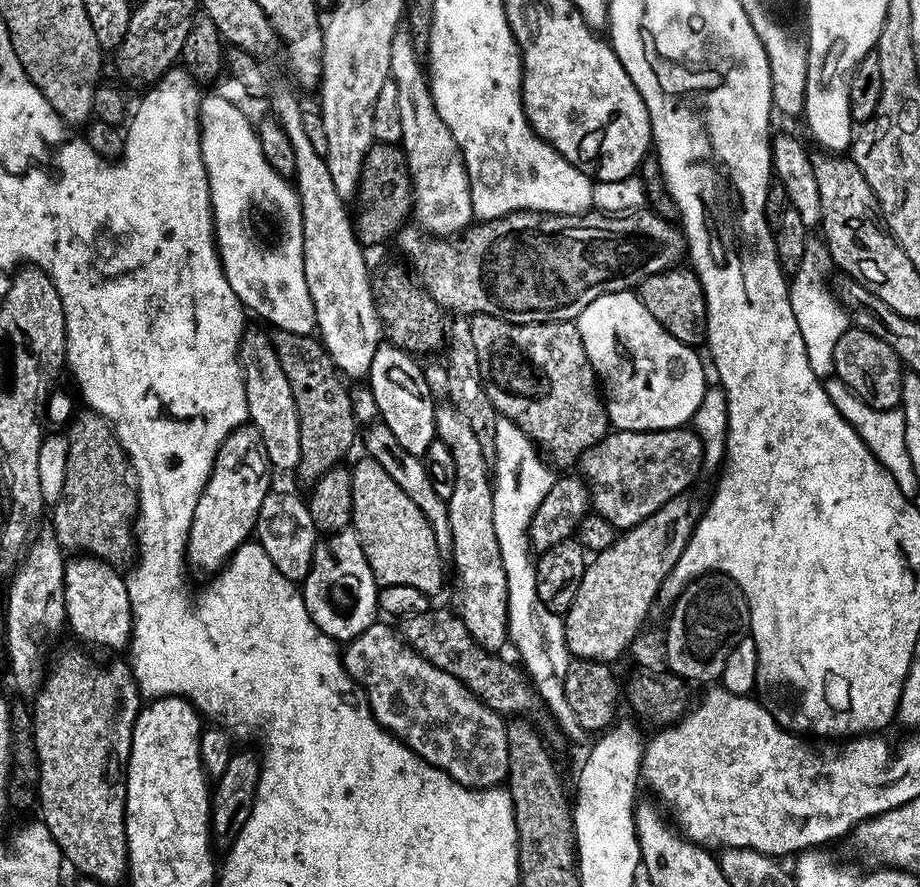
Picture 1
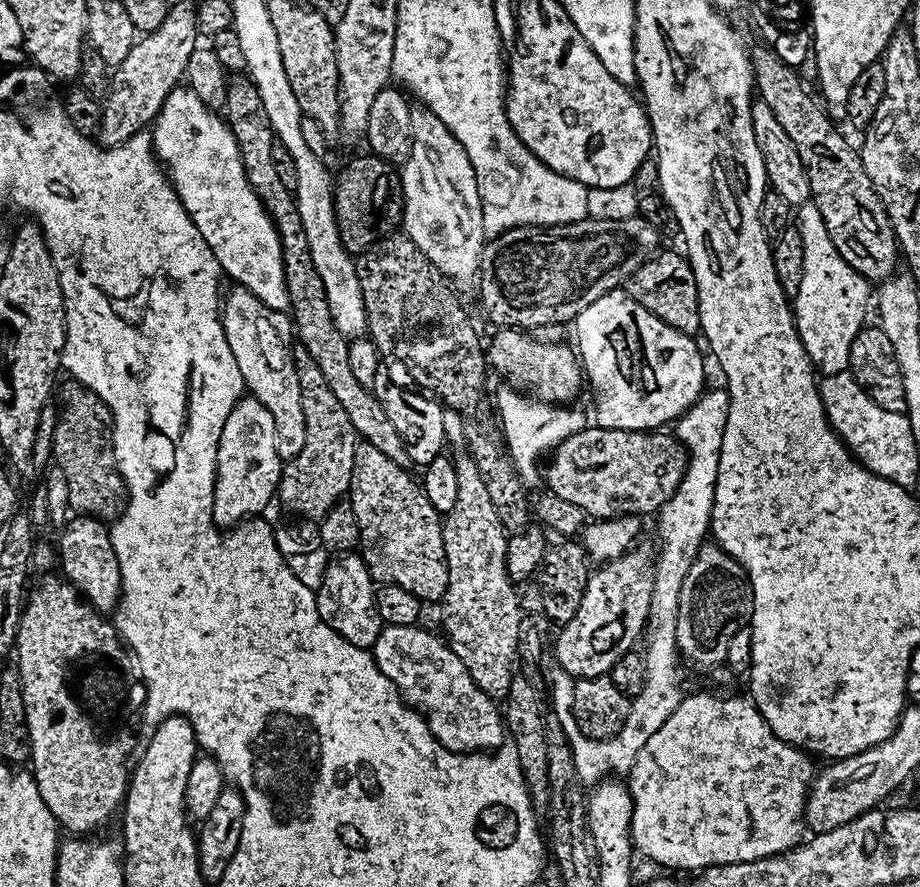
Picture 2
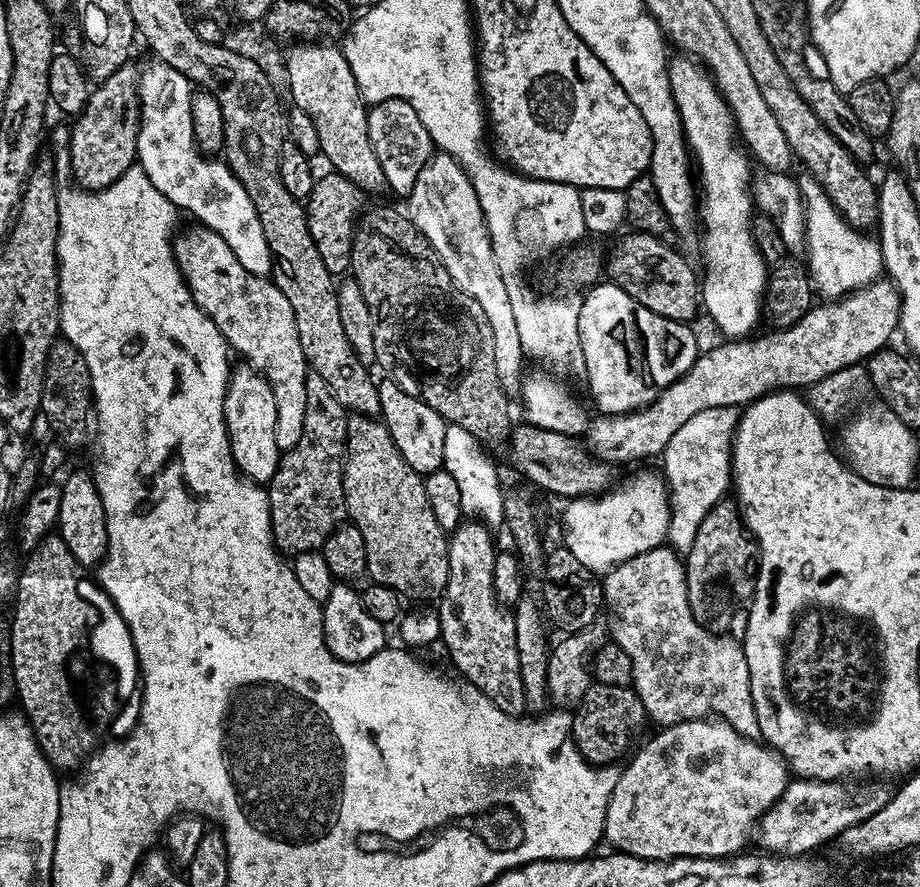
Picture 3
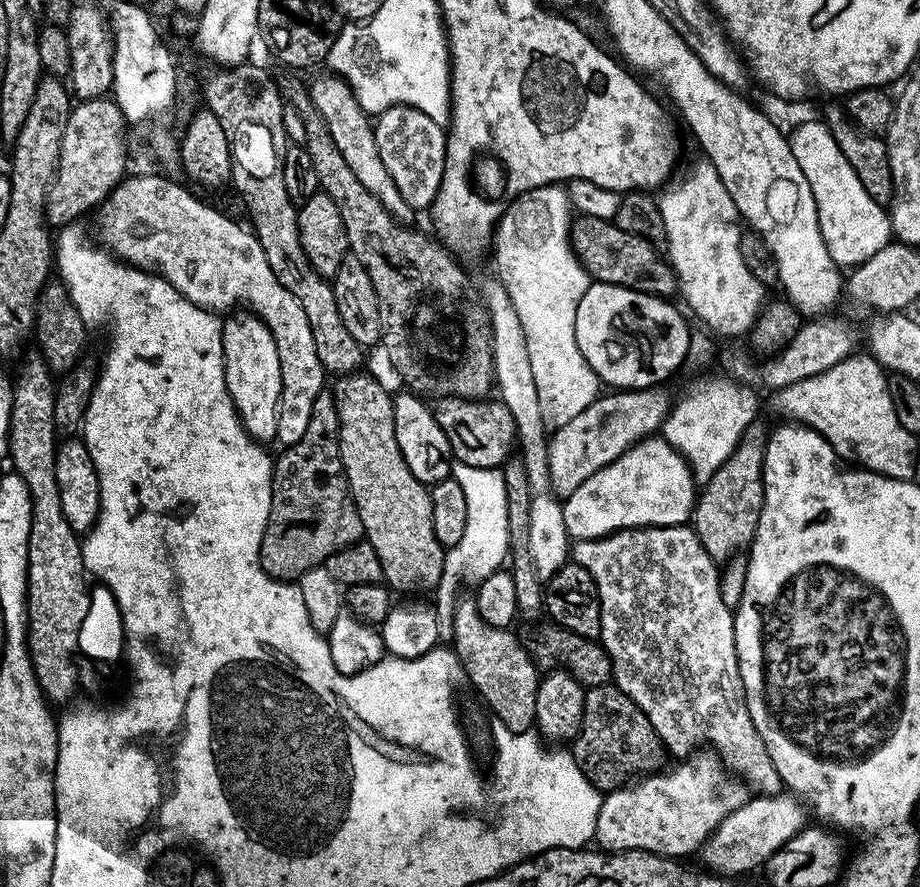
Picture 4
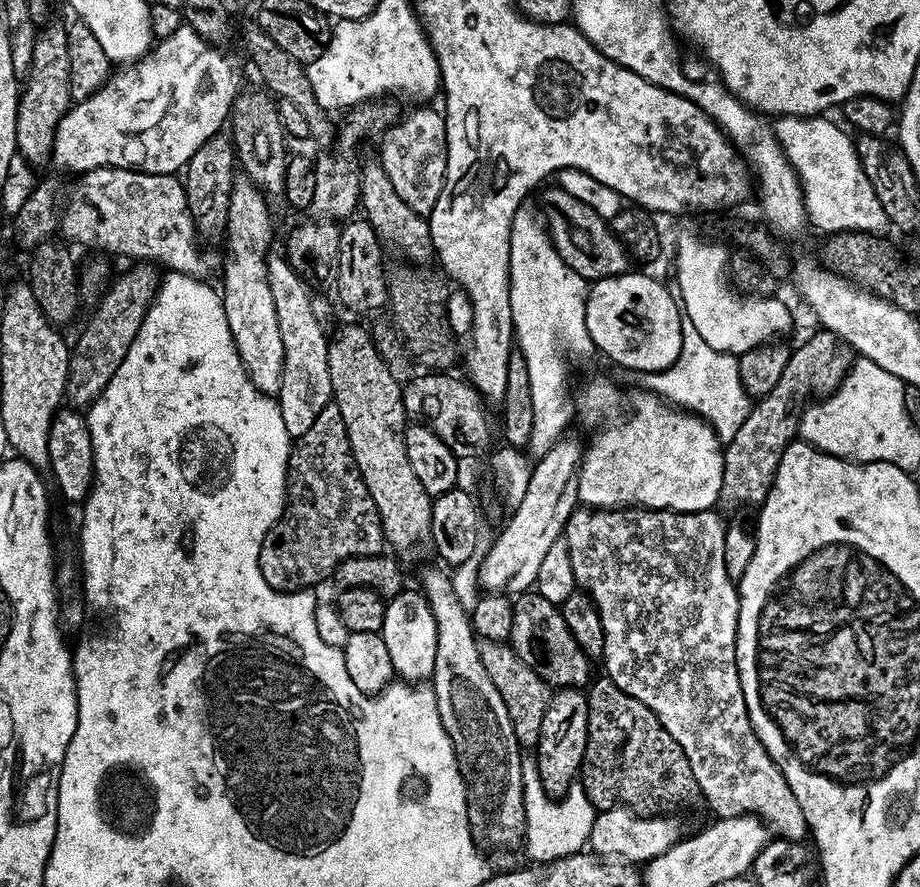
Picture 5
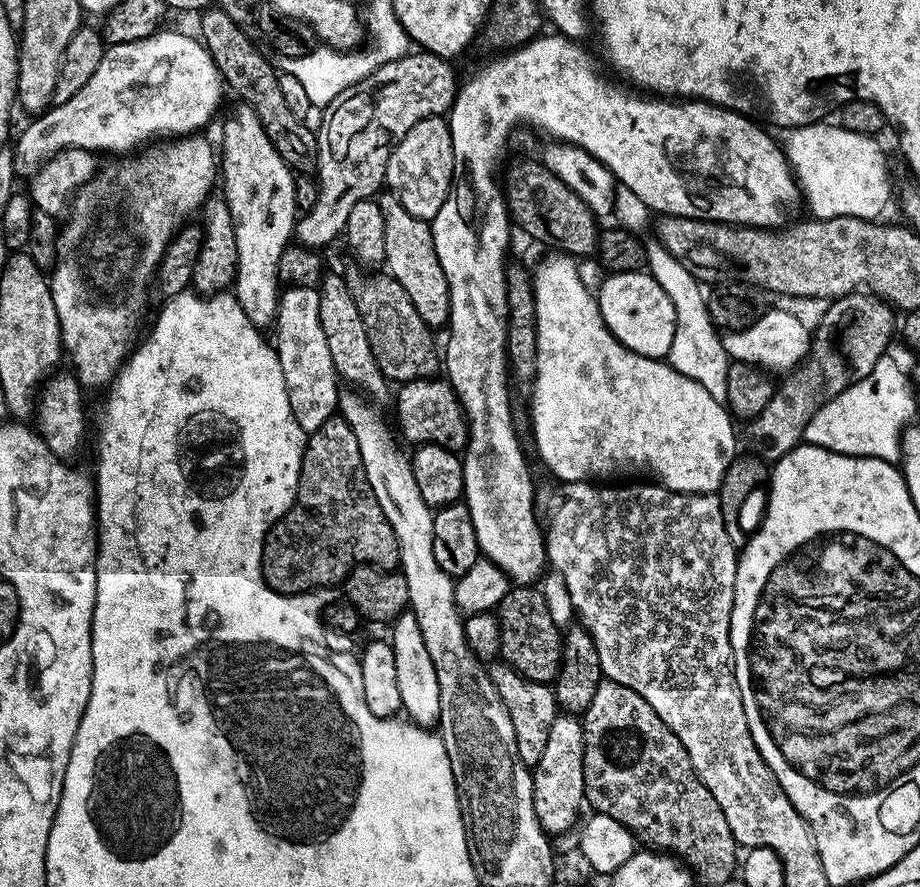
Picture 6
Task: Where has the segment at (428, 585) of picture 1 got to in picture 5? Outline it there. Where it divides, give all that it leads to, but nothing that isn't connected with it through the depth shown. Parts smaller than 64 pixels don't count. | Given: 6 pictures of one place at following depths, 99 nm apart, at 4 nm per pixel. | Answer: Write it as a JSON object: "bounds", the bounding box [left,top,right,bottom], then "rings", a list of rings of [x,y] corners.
{"bounds":[328,324,433,554],"rings":[[[344,324],[336,333],[331,333],[328,341],[328,365],[330,366],[332,399],[338,406],[338,410],[342,410],[342,422],[346,422],[352,457],[362,482],[366,482],[366,490],[370,498],[374,498],[374,506],[382,522],[387,547],[393,553],[401,554],[400,552],[414,551],[419,544],[427,545],[432,539],[430,514],[433,497],[426,494],[422,482],[418,482],[418,477],[410,467],[410,458],[406,458],[406,442],[404,441],[406,413],[401,381],[396,381],[391,366],[384,361],[383,354],[376,349],[371,334],[360,324]]]}

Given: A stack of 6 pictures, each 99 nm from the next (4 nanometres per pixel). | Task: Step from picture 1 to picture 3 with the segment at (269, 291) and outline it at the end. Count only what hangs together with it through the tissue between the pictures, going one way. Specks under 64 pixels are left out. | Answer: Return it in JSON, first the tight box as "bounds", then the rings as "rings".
{"bounds":[136,63,274,276],"rings":[[[153,63],[149,72],[139,73],[140,93],[140,129],[137,130],[136,160],[138,166],[162,190],[162,194],[177,209],[189,212],[193,221],[199,222],[203,227],[214,230],[234,250],[234,258],[250,270],[255,276],[268,276],[274,265],[270,246],[266,246],[266,234],[262,234],[262,222],[258,222],[258,214],[254,202],[250,202],[250,194],[238,182],[238,178],[228,169],[227,163],[220,158],[209,158],[201,152],[194,138],[194,126],[190,122],[190,102],[194,91],[193,85],[178,70],[174,70],[169,64]]]}

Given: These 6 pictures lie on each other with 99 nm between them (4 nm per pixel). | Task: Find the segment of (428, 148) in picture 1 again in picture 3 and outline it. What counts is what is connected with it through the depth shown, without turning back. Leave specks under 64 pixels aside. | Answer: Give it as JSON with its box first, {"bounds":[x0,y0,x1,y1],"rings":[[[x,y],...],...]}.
{"bounds":[406,151,526,396],"rings":[[[437,151],[426,162],[426,166],[422,166],[422,174],[418,174],[414,188],[406,198],[406,204],[408,219],[438,254],[456,288],[474,298],[478,306],[482,307],[494,338],[494,364],[500,385],[509,396],[519,395],[524,376],[522,362],[526,360],[526,353],[521,346],[518,324],[514,319],[505,280],[494,262],[481,203],[478,202],[473,184],[464,173],[464,167],[454,157]]]}

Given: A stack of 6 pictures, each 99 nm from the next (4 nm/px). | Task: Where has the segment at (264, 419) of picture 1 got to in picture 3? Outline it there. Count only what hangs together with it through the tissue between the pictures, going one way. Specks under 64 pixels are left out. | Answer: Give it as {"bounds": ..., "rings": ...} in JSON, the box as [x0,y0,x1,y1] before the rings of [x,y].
{"bounds":[172,226,310,453],"rings":[[[203,226],[192,227],[196,228],[188,228],[184,233],[181,231],[175,237],[172,246],[172,254],[176,257],[176,265],[180,268],[180,273],[184,276],[184,283],[188,286],[188,293],[191,294],[194,303],[212,319],[214,326],[218,326],[224,343],[228,345],[229,349],[235,355],[237,352],[240,358],[243,358],[255,372],[259,372],[260,375],[268,380],[270,390],[274,390],[274,406],[276,407],[274,442],[278,442],[281,453],[289,452],[294,446],[298,446],[298,438],[302,438],[302,426],[306,423],[306,378],[310,371],[308,359],[302,354],[302,342],[298,342],[298,326],[294,322],[294,309],[290,307],[290,301],[286,299],[286,294],[282,294],[282,290],[278,290],[278,286],[272,283],[268,276],[255,276],[254,274],[250,274],[250,270],[246,270],[246,266],[242,266],[242,262],[238,262],[238,258],[234,258],[234,250],[230,250],[230,246],[226,246],[226,242],[222,242],[222,238],[218,233]]]}

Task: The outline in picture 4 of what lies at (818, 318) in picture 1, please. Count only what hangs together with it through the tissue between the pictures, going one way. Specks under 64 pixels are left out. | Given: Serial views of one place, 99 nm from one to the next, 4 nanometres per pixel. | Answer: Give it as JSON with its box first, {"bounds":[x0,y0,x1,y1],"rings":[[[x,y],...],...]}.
{"bounds":[790,119,893,266],"rings":[[[819,119],[808,120],[790,132],[790,141],[795,161],[802,168],[806,182],[810,182],[810,190],[814,190],[818,226],[832,261],[838,266],[857,266],[887,246],[893,239],[887,211],[866,194],[866,186],[858,182],[858,174],[846,162],[846,154],[838,150],[838,142],[834,142],[834,134],[830,134],[826,125]]]}

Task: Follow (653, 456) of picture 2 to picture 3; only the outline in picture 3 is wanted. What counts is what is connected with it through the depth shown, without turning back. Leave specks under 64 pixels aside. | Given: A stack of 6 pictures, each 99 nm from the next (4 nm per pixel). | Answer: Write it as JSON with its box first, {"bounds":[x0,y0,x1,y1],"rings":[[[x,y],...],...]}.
{"bounds":[506,422,613,496],"rings":[[[527,422],[517,423],[512,429],[506,452],[512,455],[513,466],[530,483],[537,484],[542,491],[553,492],[556,496],[599,496],[601,492],[608,491],[613,483],[613,469],[605,461],[592,455],[577,437],[567,436],[564,432],[536,428]]]}

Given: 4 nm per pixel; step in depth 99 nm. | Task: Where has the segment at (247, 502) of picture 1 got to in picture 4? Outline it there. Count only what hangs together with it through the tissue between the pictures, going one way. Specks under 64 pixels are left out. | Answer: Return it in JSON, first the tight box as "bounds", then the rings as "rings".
{"bounds":[220,310,282,442],"rings":[[[240,310],[223,321],[220,345],[224,351],[224,381],[232,404],[249,436],[257,442],[276,440],[278,410],[282,394],[282,370],[278,362],[278,346],[260,317]]]}

